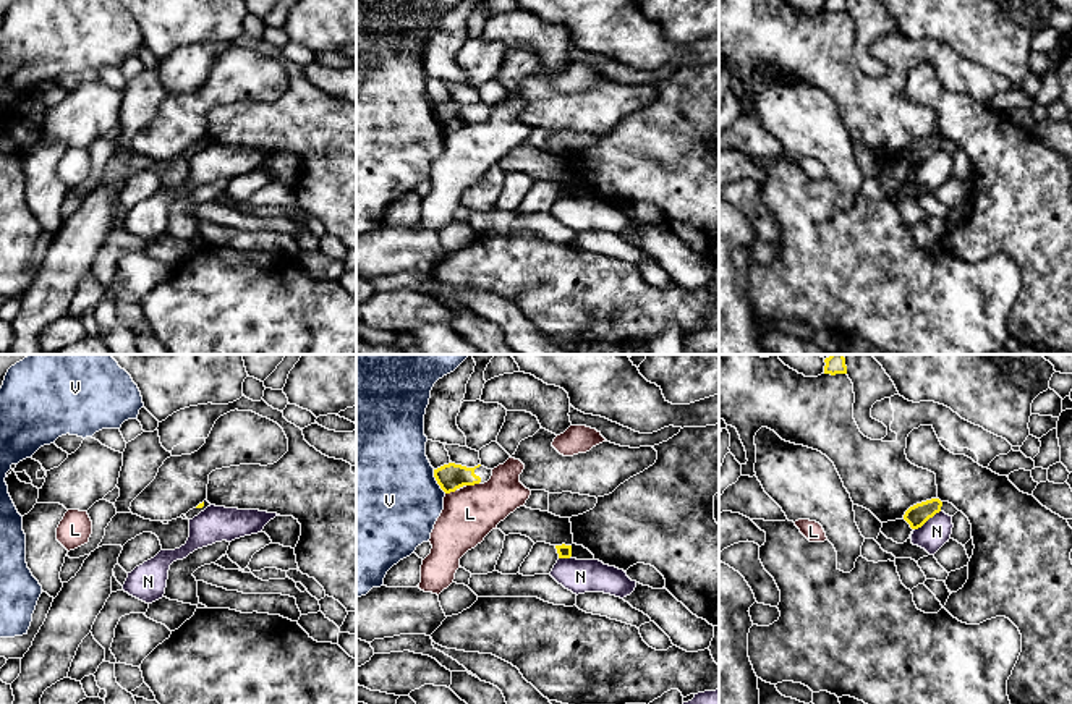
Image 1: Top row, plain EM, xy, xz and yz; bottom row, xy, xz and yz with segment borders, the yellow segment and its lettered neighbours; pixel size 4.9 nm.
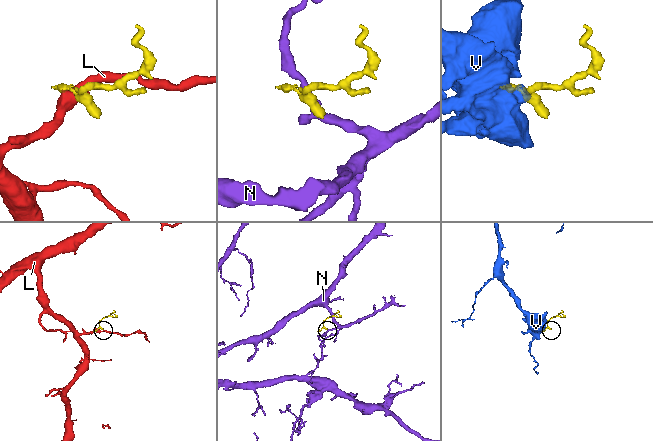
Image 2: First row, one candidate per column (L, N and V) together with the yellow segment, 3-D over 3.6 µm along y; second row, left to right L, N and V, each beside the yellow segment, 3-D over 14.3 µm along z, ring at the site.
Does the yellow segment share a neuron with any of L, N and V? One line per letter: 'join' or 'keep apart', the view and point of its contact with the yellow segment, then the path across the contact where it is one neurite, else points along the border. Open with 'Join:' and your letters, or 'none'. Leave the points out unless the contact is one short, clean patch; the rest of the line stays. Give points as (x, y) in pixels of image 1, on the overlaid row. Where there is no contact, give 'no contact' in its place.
Join: none
L: keep apart; meets yellow in xz at (473, 484); border along xz (480, 481), (467, 486)
N: keep apart; meets yellow in yz at (927, 520); border along yz (940, 510), (915, 530)
V: keep apart; meets yellow in xz at (436, 479)

